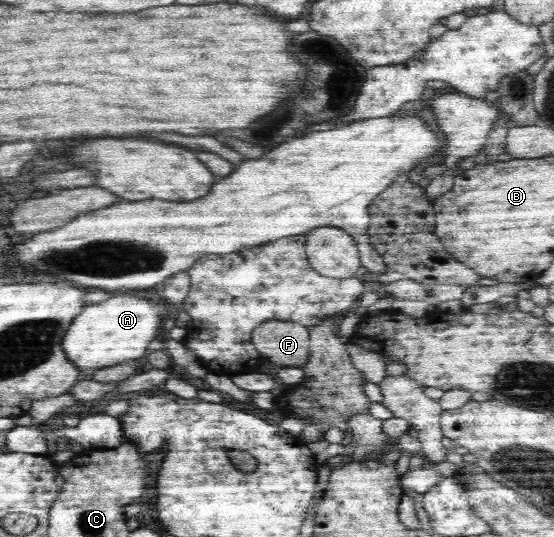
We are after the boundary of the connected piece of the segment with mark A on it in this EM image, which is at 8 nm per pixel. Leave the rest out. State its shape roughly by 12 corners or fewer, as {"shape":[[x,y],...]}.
{"shape":[[124,294],[88,304],[62,340],[78,370],[146,354],[162,316]]}

